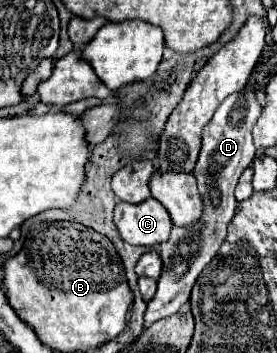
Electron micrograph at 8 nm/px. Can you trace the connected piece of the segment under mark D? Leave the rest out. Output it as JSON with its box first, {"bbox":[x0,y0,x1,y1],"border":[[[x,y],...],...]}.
{"bbox":[144,86,260,328],"border":[[[246,86],[242,92],[236,92],[228,96],[216,110],[214,118],[208,122],[208,126],[202,132],[202,150],[194,168],[194,176],[198,180],[198,192],[202,196],[202,216],[192,226],[174,226],[170,238],[160,244],[160,258],[162,258],[162,274],[158,278],[158,290],[154,298],[148,302],[146,314],[144,314],[144,328],[154,324],[160,318],[168,318],[176,314],[182,304],[190,300],[192,286],[204,266],[216,256],[220,244],[226,238],[228,224],[236,212],[236,198],[234,198],[234,186],[254,160],[256,148],[252,142],[252,126],[260,116],[260,106],[254,98],[252,86]]]}

